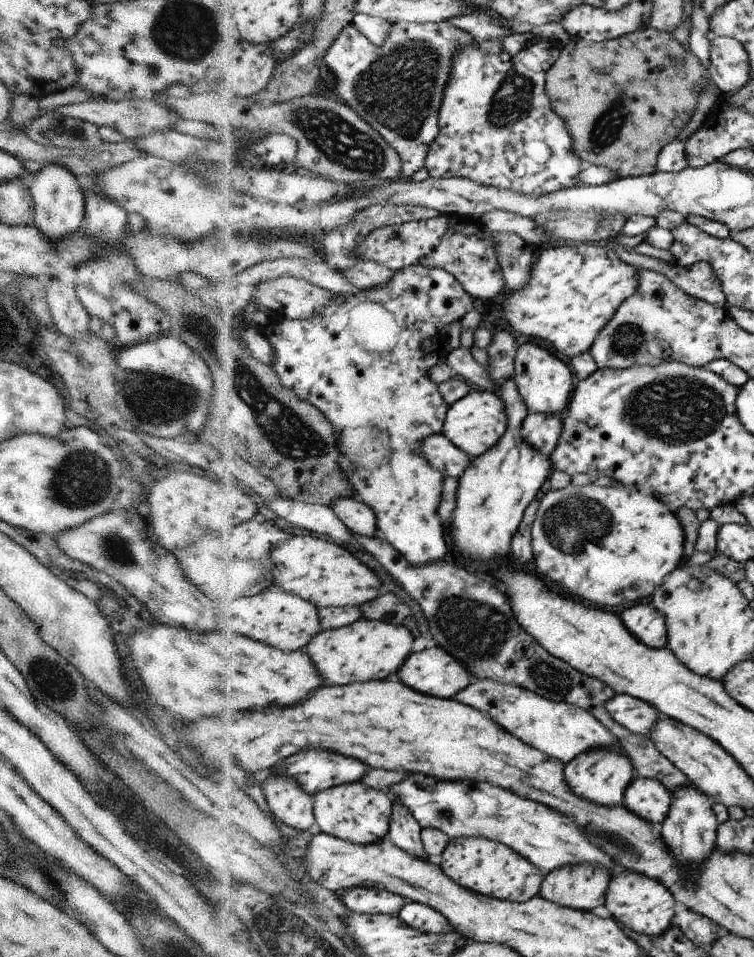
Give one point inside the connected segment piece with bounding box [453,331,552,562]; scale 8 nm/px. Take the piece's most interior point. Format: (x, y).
(495, 491)

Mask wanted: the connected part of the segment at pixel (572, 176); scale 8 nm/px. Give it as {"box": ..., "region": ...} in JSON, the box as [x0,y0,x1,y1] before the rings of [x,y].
{"box":[426,39,586,197],"region":[[[540,39],[538,42],[528,45],[526,48],[523,48],[518,55],[514,56],[504,50],[500,54],[485,53],[479,48],[478,42],[475,42],[471,47],[461,47],[458,49],[454,61],[453,80],[447,89],[445,104],[441,110],[441,133],[437,140],[433,142],[429,157],[427,158],[426,167],[430,172],[430,176],[441,179],[462,177],[481,185],[496,187],[502,190],[516,191],[523,195],[532,195],[533,197],[541,197],[545,194],[556,193],[559,190],[580,185],[579,176],[585,169],[586,164],[584,160],[575,153],[574,138],[571,137],[571,132],[565,120],[554,110],[554,106],[546,90],[548,72],[559,60],[560,54],[561,50],[546,39]]]}

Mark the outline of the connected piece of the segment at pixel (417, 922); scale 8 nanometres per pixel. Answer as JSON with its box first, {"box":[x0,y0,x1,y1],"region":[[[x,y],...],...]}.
{"box":[398,902,455,934],"region":[[[408,902],[398,916],[410,926],[418,927],[427,933],[440,934],[455,930],[450,919],[446,918],[442,911],[420,902]]]}

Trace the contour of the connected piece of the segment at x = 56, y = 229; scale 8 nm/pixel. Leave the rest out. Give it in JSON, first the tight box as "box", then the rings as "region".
{"box":[28,163,85,241],"region":[[[58,163],[42,164],[28,184],[34,201],[36,225],[51,241],[63,241],[77,233],[85,217],[84,180]]]}

